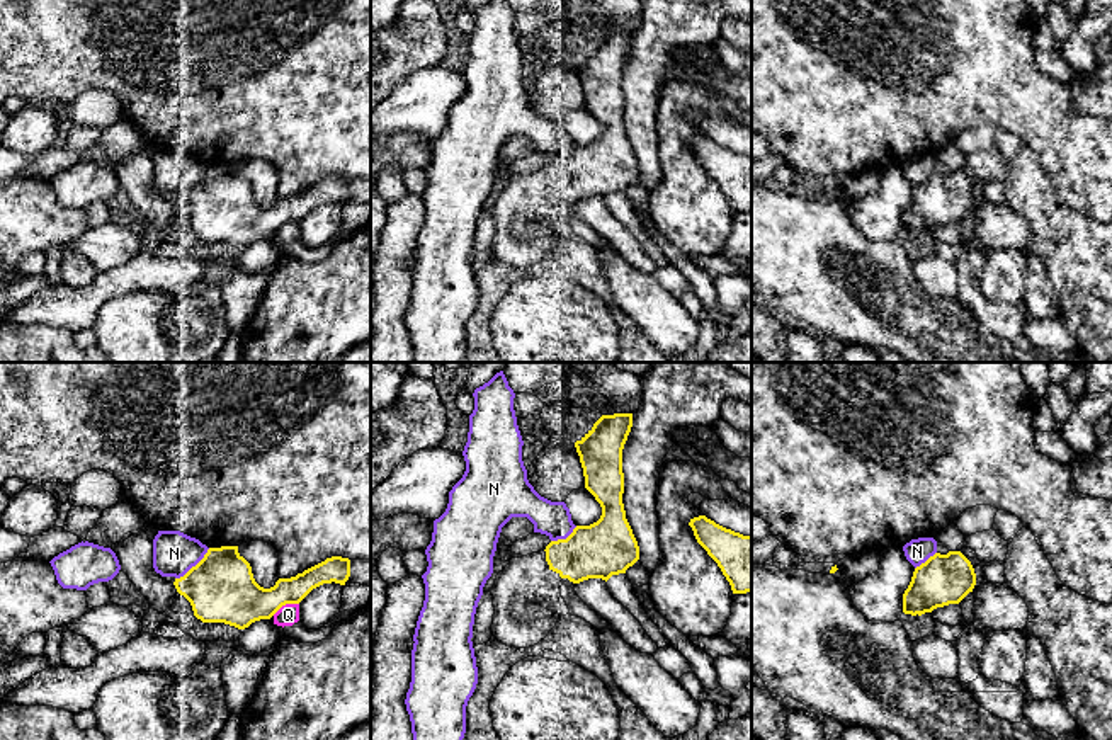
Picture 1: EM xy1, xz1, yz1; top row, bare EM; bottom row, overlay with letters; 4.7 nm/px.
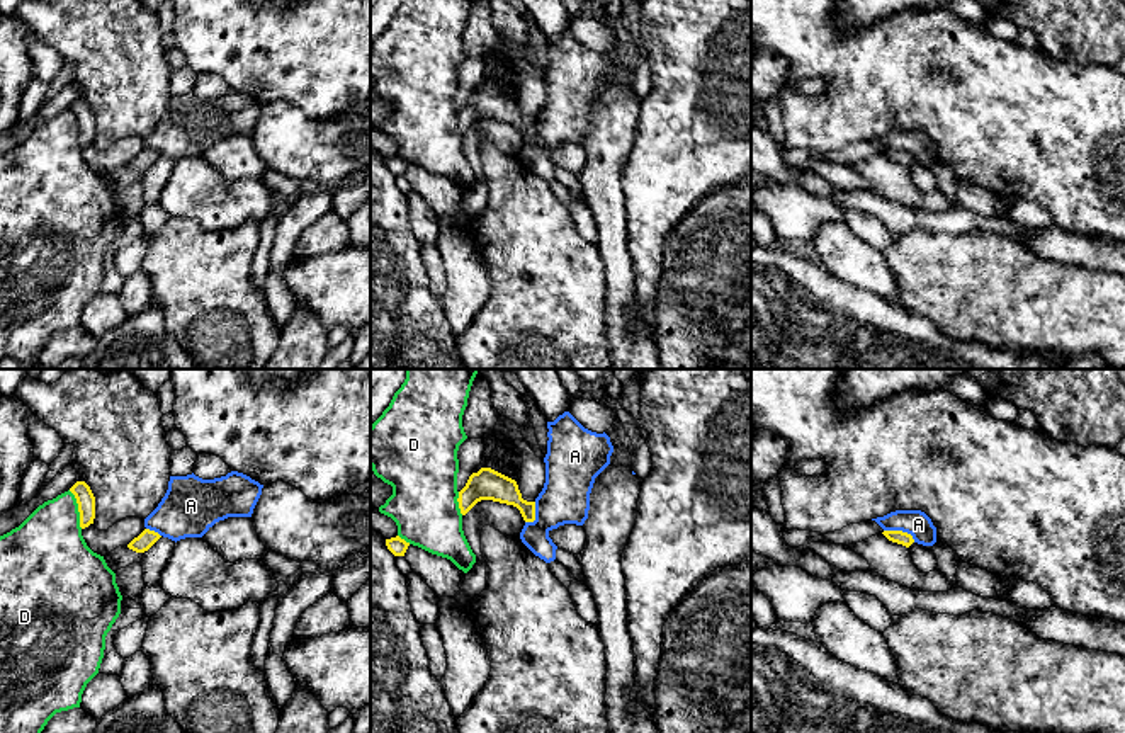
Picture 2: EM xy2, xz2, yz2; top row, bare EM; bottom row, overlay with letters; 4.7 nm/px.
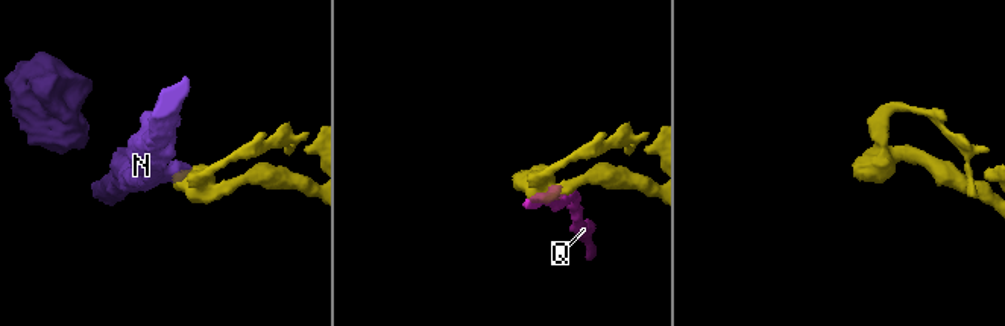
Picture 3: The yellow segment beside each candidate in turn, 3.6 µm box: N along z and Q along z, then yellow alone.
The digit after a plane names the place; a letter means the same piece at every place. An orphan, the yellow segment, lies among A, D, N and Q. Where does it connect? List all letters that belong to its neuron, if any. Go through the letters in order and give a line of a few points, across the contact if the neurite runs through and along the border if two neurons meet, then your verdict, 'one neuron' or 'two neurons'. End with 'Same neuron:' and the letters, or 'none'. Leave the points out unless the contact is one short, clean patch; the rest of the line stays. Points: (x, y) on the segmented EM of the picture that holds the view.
A: line yz2 (884, 529), (906, 531), (915, 541); two neurons
D: two neurons
N: two neurons
Q: line xy1 (298, 603), (288, 603), (272, 614); two neurons
Same neuron: none

